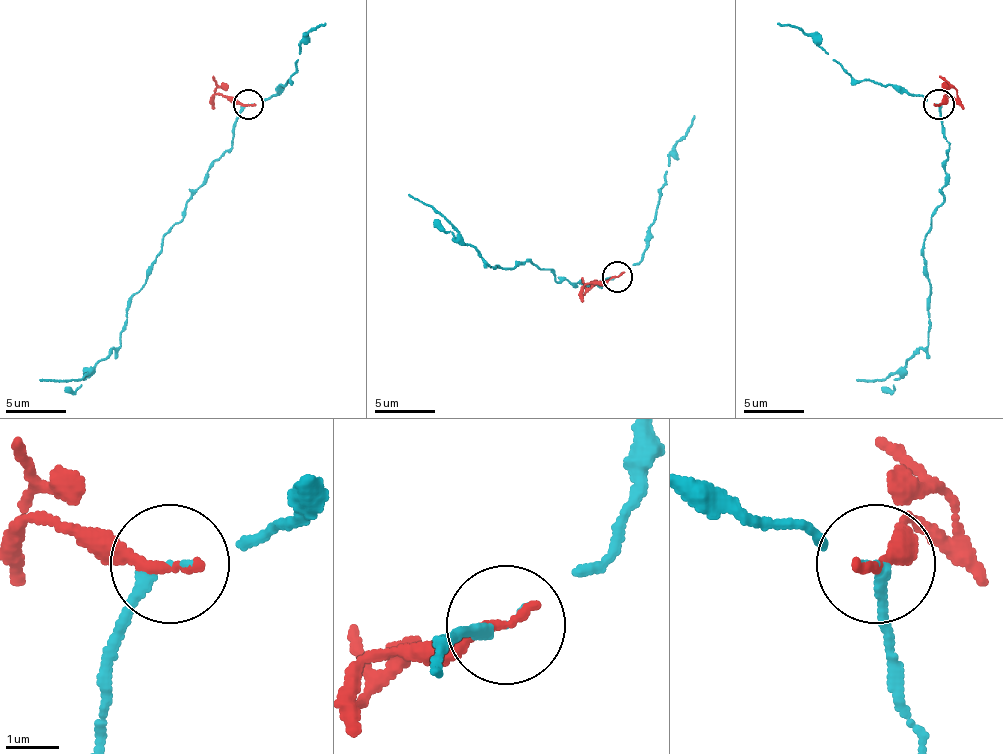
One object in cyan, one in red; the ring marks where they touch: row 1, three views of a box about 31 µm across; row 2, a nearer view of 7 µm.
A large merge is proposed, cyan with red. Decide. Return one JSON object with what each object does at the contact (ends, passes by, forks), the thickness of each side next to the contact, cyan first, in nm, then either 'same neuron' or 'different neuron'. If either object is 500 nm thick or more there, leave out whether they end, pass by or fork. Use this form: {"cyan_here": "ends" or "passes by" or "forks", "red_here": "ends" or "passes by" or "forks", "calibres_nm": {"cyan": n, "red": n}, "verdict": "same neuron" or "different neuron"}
{"cyan_here": "ends", "red_here": "ends", "calibres_nm": {"cyan": 220, "red": 240}, "verdict": "different neuron"}

